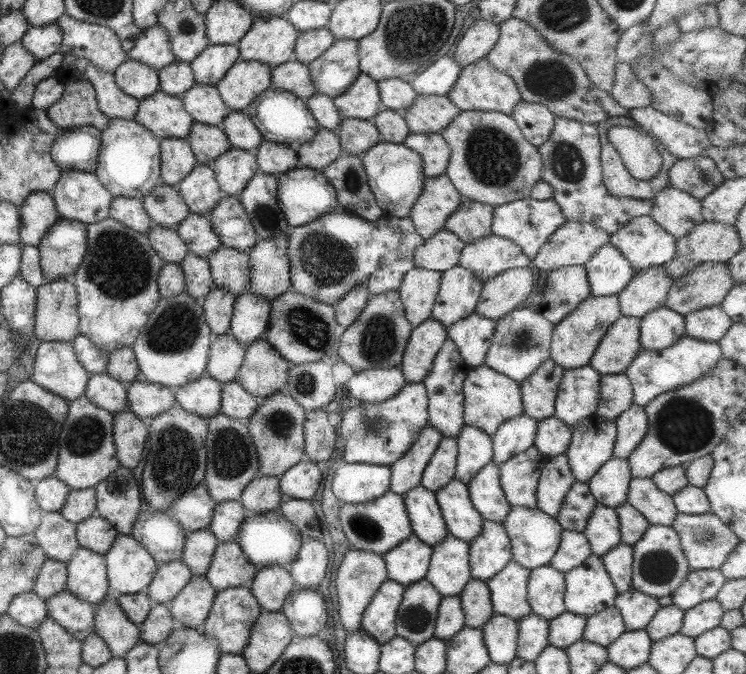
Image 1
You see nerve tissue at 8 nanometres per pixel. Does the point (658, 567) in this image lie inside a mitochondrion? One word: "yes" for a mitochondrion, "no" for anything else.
yes

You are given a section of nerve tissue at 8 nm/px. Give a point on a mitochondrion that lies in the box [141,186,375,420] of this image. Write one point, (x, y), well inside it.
(326, 260)

